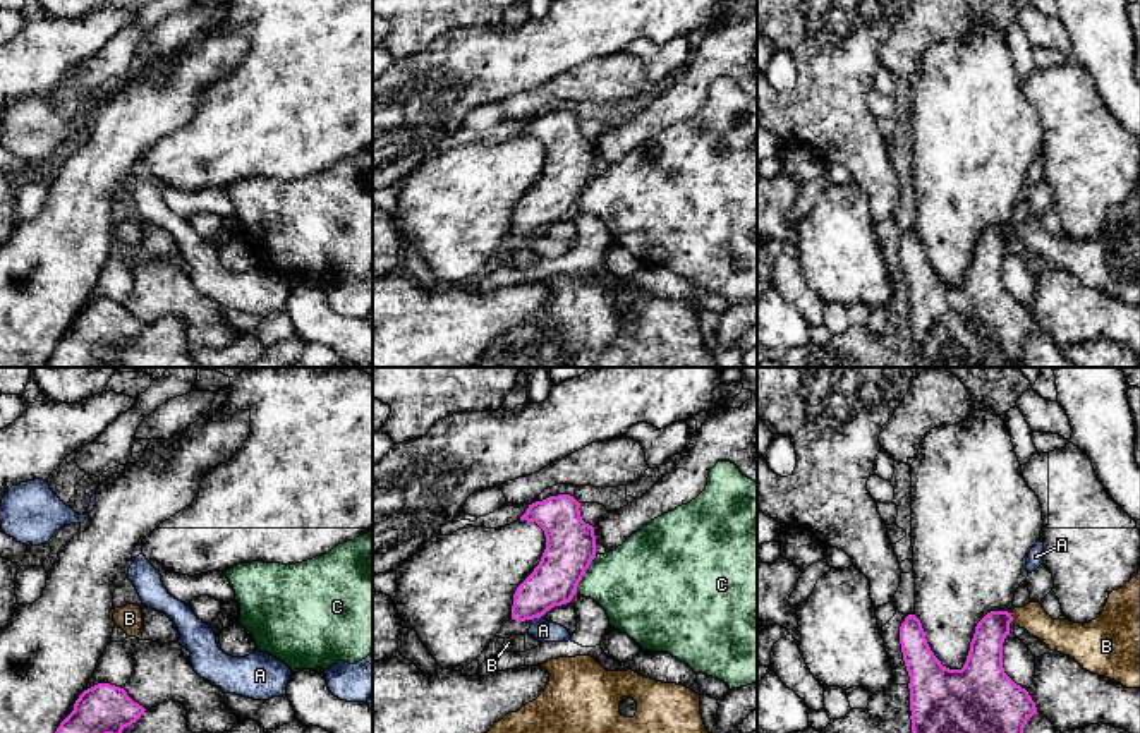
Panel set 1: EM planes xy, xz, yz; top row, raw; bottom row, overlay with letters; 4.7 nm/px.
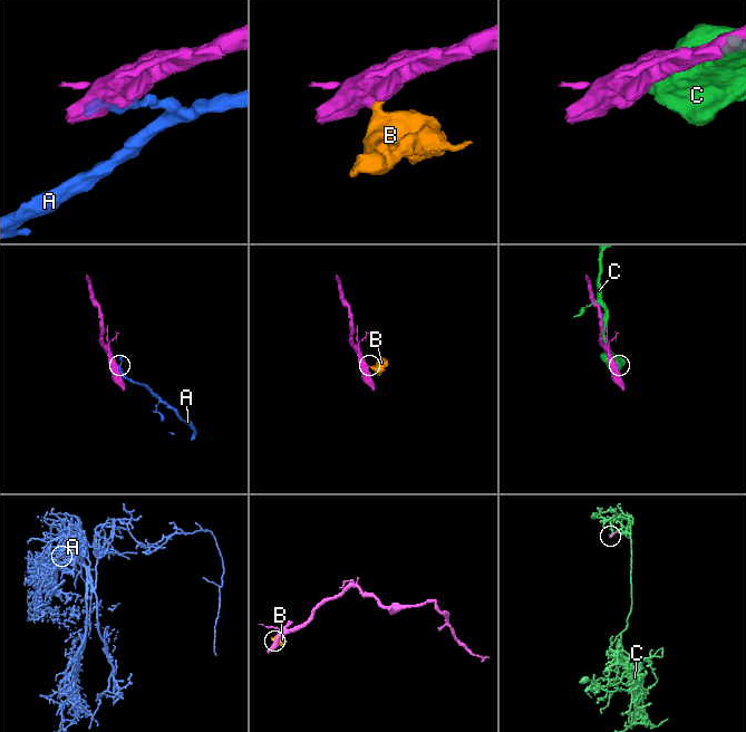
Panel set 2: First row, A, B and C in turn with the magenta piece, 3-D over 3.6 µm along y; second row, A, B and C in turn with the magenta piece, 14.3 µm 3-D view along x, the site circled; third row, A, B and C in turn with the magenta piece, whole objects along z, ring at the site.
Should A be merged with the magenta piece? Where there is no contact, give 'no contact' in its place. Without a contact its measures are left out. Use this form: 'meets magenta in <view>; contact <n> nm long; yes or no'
meets magenta in xz; contact 50 nm long; no

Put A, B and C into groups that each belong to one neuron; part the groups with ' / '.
A / B / C

